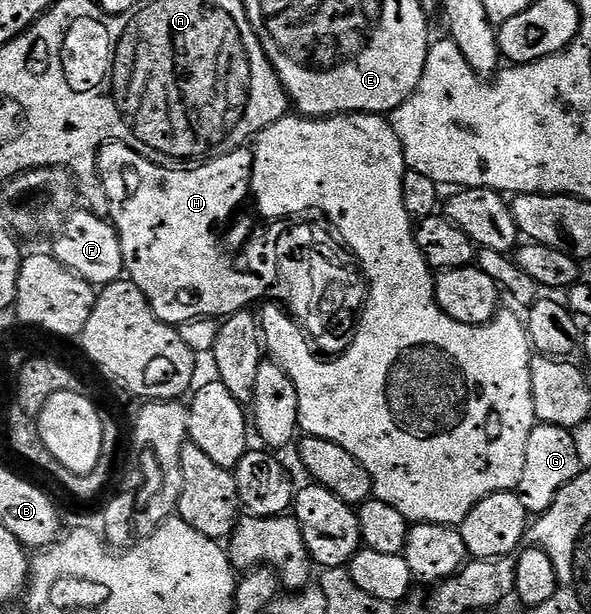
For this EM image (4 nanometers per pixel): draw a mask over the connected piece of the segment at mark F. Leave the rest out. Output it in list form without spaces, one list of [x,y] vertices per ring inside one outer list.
[[[92,209],[80,210],[73,210],[59,230],[55,232],[57,233],[56,240],[50,247],[50,254],[62,266],[74,272],[79,279],[85,279],[87,283],[92,284],[93,288],[99,289],[108,283],[116,282],[125,274],[122,245],[116,228],[105,216],[103,219],[102,216],[95,215]]]

